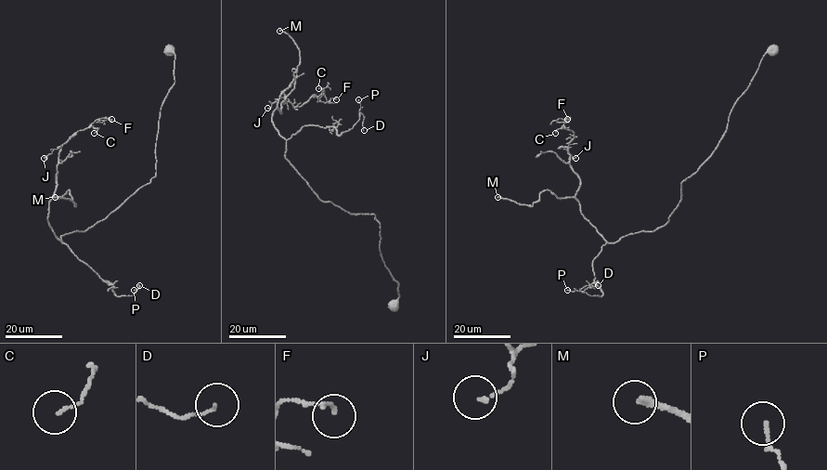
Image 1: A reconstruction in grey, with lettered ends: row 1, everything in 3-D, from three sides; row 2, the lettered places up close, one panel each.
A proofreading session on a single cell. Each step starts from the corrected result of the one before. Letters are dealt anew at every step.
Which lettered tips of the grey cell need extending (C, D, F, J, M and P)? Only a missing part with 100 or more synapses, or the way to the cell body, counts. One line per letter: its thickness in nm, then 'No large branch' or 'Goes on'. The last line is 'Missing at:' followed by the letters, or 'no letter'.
C: Thickness 90 nm. No large branch
D: Thickness 80 nm. No large branch
F: Thickness 120 nm. No large branch
J: Thickness 130 nm. No large branch
M: Thickness 240 nm. Goes on
P: Thickness 130 nm. No large branch
Missing at: M

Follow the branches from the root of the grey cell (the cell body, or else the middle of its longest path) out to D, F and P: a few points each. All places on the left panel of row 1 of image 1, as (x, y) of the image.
D: (169, 48), (174, 83), (161, 110), (156, 175), (94, 226), (61, 236), (117, 296), (132, 296), (139, 285)
F: (169, 48), (174, 83), (161, 110), (156, 175), (62, 243), (47, 220), (59, 149), (96, 120), (111, 119)
P: (169, 48), (174, 83), (161, 110), (156, 175), (94, 226), (61, 236), (117, 296), (134, 290)

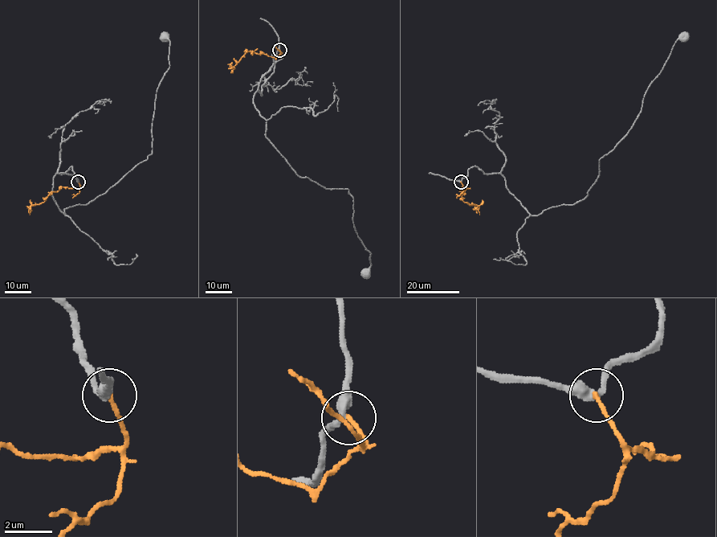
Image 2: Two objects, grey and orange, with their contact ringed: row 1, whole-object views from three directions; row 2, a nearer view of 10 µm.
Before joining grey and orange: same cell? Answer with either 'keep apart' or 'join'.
keep apart

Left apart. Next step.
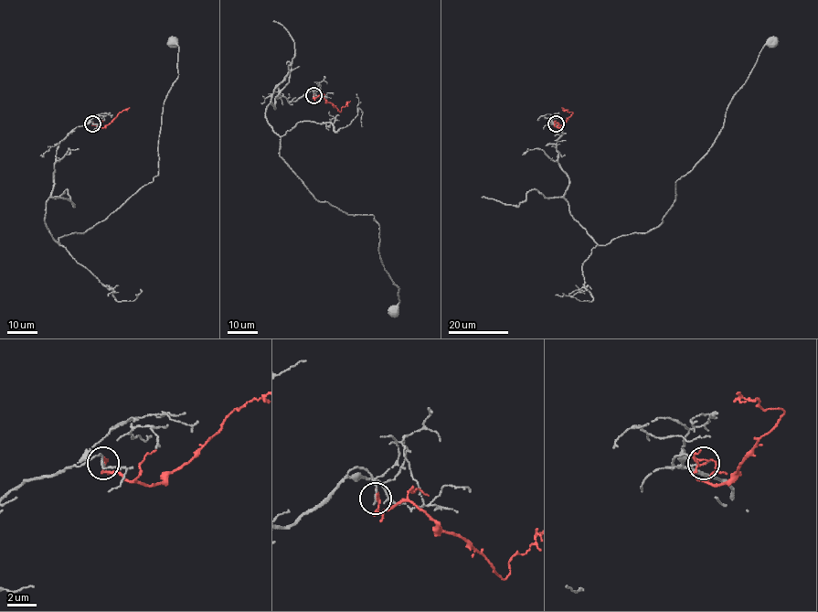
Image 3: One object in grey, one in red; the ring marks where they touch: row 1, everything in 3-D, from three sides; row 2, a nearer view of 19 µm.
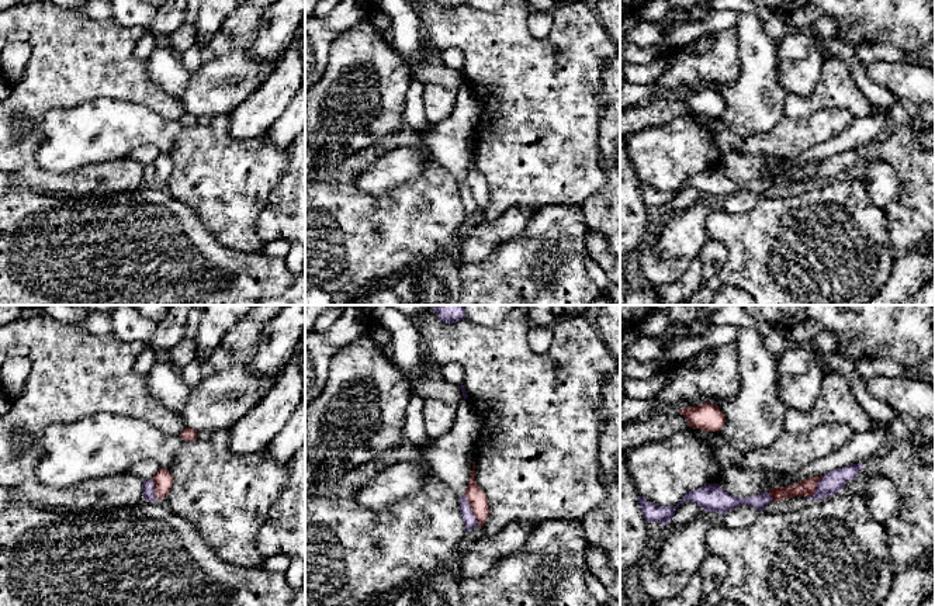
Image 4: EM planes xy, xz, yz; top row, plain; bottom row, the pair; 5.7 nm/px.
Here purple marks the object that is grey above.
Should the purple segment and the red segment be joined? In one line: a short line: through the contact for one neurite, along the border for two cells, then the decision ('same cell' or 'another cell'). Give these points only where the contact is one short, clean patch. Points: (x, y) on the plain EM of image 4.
another cell

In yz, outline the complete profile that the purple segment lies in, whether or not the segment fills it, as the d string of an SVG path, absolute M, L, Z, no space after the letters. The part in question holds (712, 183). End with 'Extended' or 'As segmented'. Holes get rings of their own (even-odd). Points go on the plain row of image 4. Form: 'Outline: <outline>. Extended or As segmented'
Outline: M707 169L704 172L686 177L676 191L658 191L644 184L641 180L638 181L638 188L644 204L648 208L658 207L666 211L673 202L675 195L683 187L695 187L707 197L716 197L718 200L723 200L742 190L748 190L758 195L763 195L763 193L772 187L772 181L768 177L761 177L758 180L740 183L740 181L730 180L717 169Z. As segmented

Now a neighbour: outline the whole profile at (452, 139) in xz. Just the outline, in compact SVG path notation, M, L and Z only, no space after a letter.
M463 84L456 94L451 114L419 131L437 163L453 176L457 184L465 181L481 112L479 100L467 84Z

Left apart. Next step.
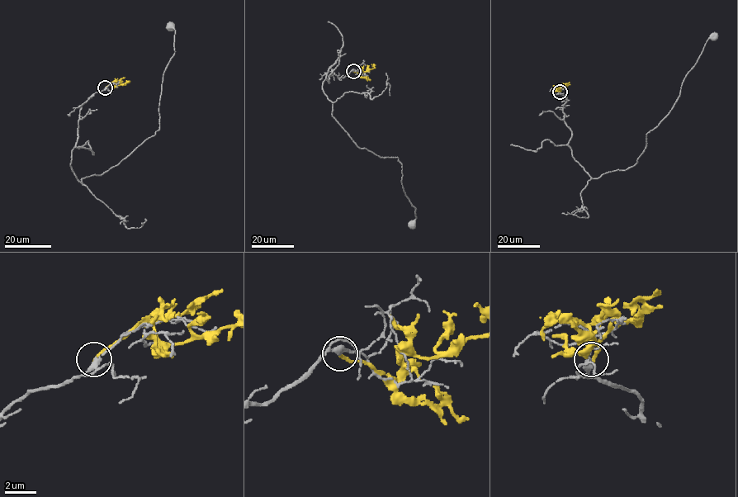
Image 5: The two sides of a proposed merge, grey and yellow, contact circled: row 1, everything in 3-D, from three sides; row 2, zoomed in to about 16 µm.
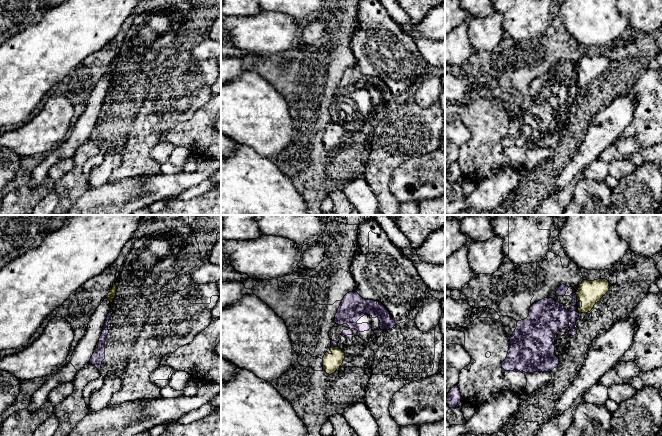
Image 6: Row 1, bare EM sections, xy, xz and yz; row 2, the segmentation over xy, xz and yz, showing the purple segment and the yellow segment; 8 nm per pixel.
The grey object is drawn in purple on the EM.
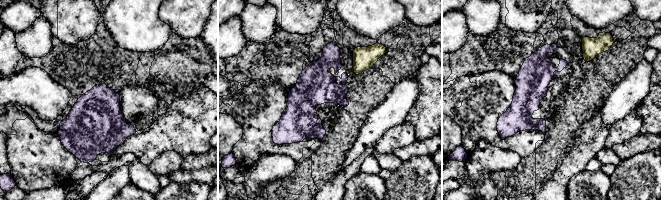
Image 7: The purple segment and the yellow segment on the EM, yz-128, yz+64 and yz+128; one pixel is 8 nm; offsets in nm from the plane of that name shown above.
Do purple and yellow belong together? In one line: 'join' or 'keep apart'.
keep apart

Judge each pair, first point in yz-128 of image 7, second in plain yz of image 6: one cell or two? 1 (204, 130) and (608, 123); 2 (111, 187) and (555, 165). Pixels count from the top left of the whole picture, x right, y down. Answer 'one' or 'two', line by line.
1: two
2: two

